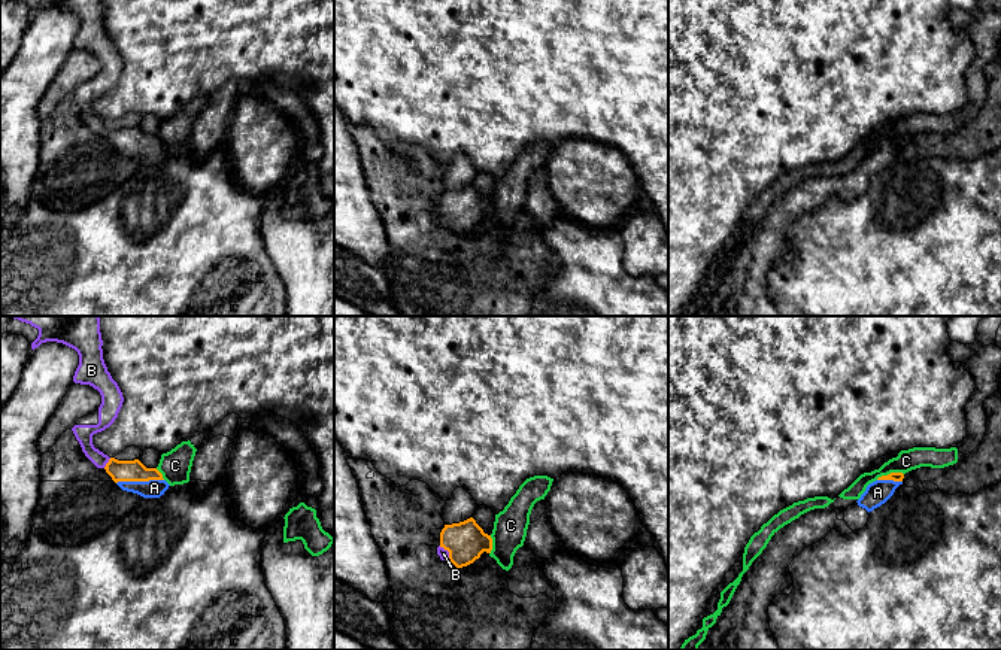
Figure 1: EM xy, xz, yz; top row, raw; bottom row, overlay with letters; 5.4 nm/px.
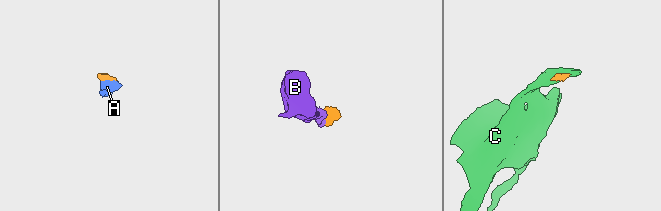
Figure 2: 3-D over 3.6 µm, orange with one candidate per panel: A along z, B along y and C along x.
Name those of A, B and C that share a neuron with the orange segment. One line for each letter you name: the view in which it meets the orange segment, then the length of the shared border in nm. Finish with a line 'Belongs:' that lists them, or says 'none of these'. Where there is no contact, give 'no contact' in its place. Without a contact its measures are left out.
A: xy | 260 nm
B: xy | 70 nm
Belongs: A, B

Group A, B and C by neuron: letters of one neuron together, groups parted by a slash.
A B / C

